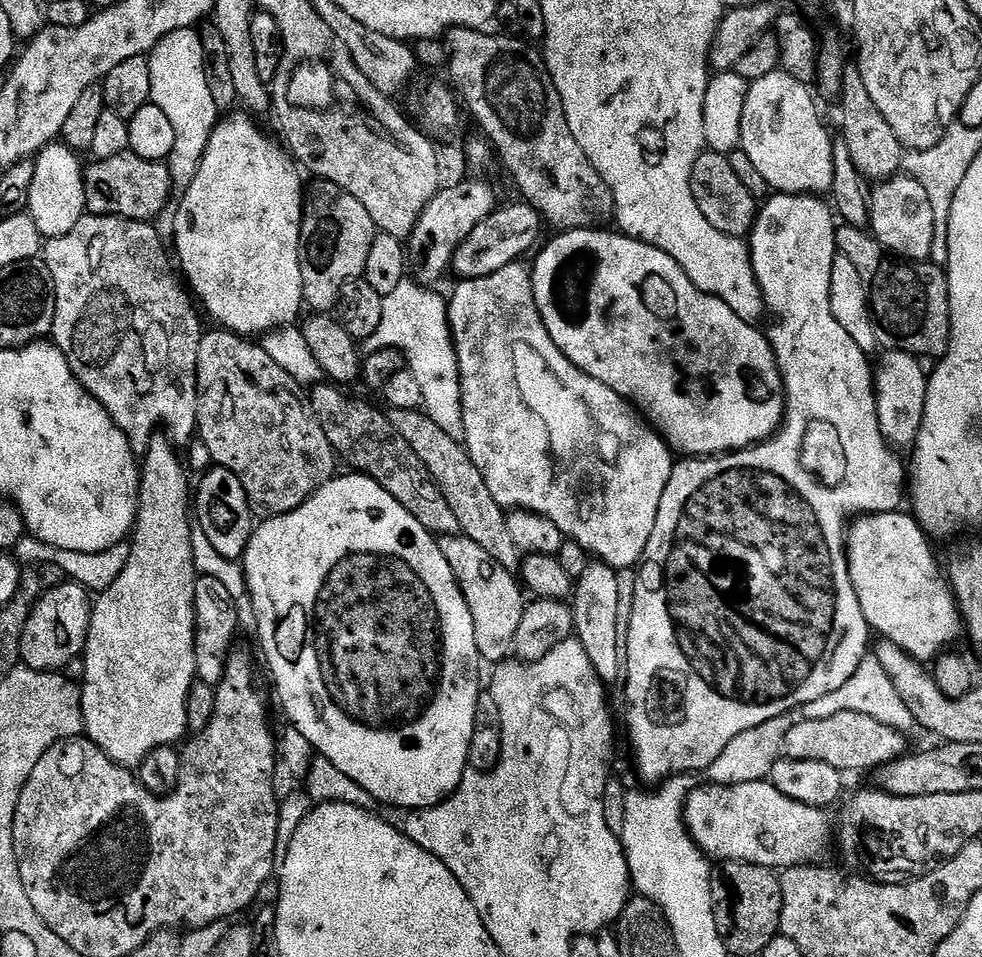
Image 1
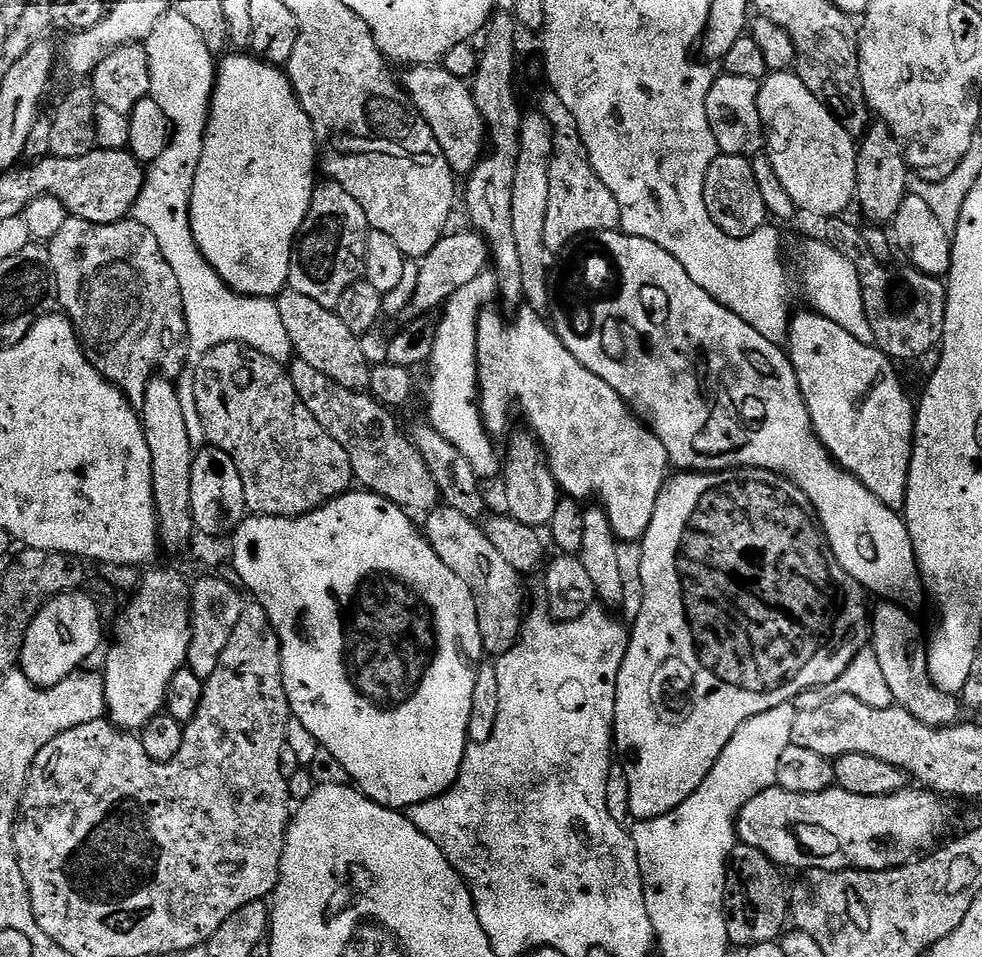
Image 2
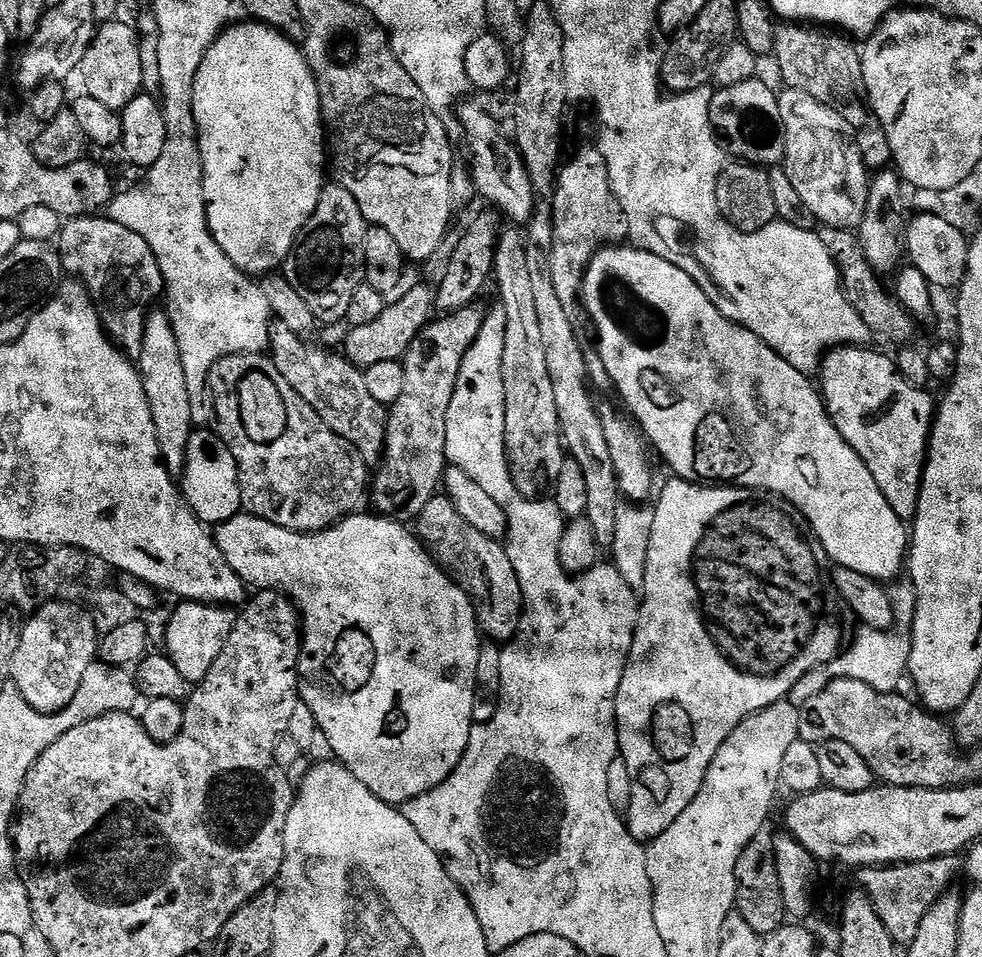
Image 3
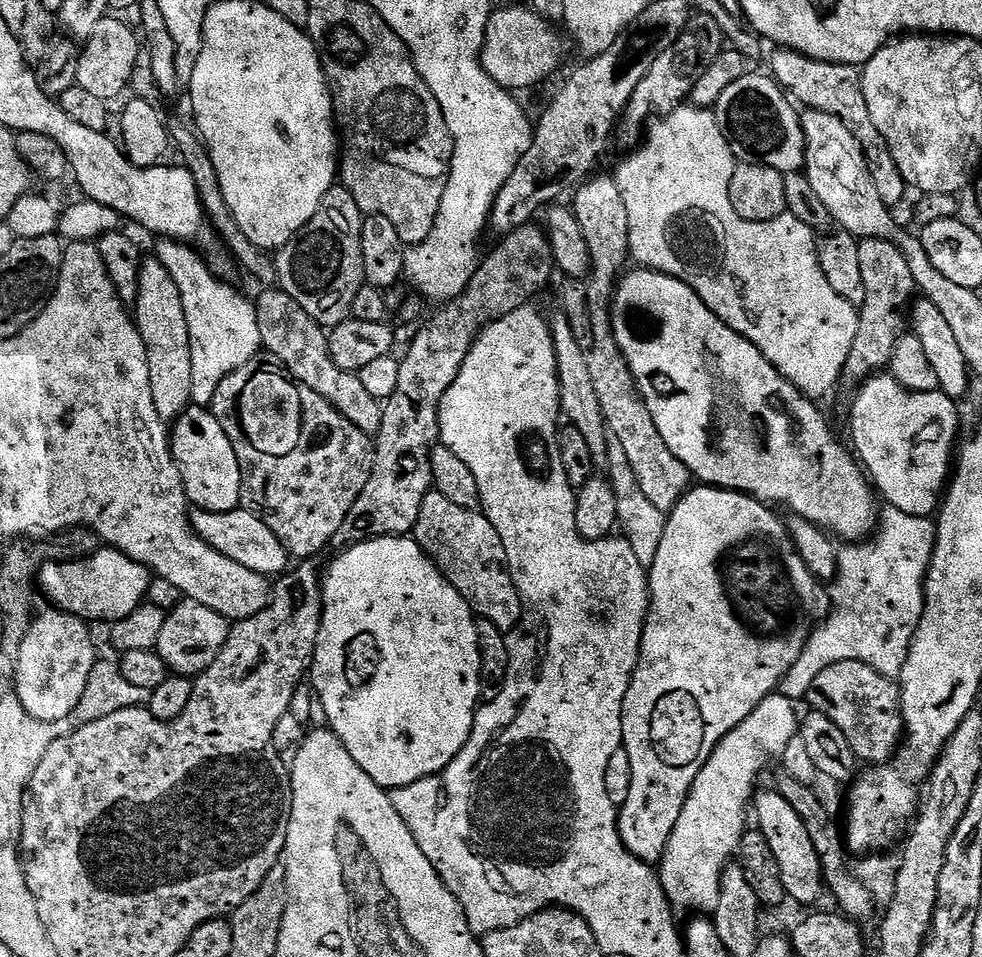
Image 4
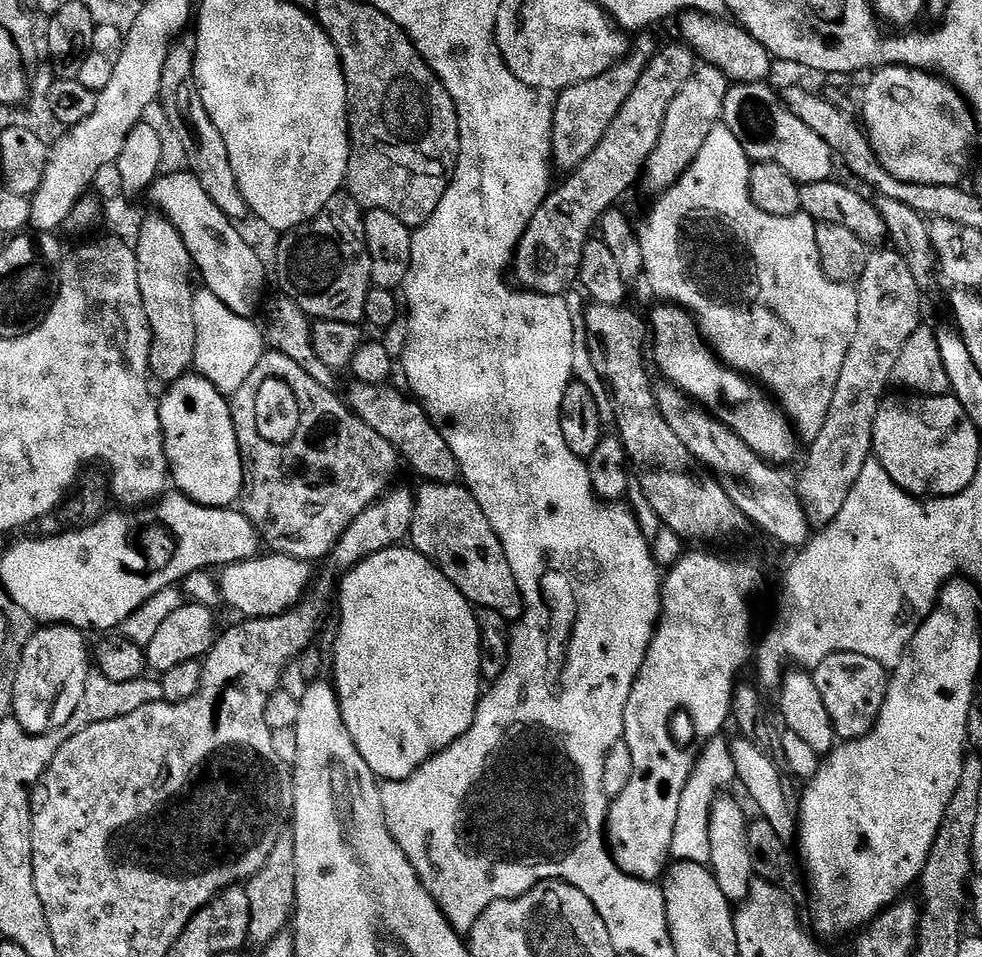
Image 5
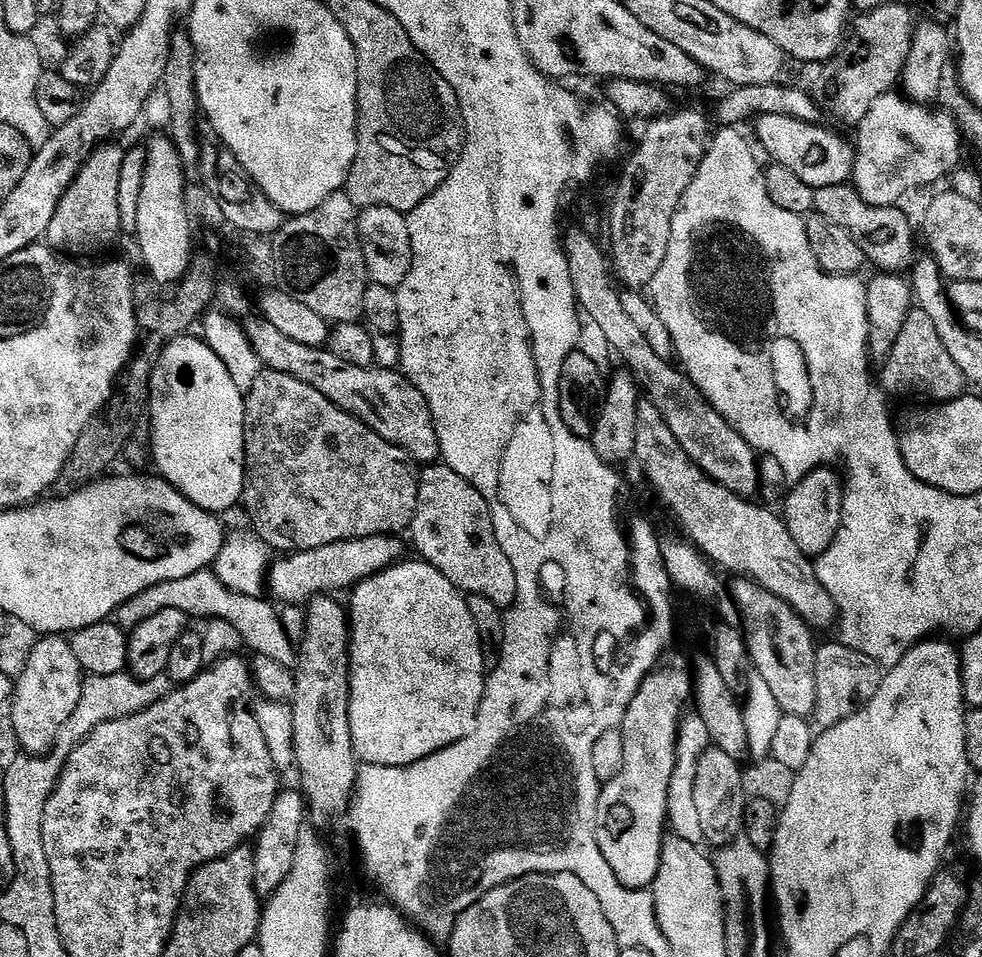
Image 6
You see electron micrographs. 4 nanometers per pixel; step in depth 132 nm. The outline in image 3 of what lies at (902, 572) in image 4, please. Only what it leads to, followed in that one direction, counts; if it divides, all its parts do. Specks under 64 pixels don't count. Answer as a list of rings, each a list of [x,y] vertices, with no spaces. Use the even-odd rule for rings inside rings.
[[[896,582],[888,588],[888,597],[892,608],[896,612],[894,630],[860,630],[852,640],[852,648],[845,647],[836,659],[828,664],[818,666],[794,686],[790,700],[799,706],[806,702],[806,698],[814,698],[821,690],[826,690],[830,682],[838,678],[854,678],[858,682],[866,682],[866,686],[874,686],[879,692],[896,692],[899,684],[908,676],[908,659],[912,649],[912,616],[916,613],[916,589],[911,583]]]

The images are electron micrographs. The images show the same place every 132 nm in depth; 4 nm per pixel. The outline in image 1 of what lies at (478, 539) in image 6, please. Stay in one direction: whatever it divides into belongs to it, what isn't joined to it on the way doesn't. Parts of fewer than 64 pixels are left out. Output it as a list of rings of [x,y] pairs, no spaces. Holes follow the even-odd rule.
[[[462,534],[439,537],[439,542],[442,558],[450,562],[450,570],[454,570],[454,578],[470,606],[474,618],[474,642],[478,642],[481,661],[488,663],[489,660],[492,666],[507,661],[526,607],[526,592],[521,581],[494,562],[478,542],[470,542],[470,538]]]

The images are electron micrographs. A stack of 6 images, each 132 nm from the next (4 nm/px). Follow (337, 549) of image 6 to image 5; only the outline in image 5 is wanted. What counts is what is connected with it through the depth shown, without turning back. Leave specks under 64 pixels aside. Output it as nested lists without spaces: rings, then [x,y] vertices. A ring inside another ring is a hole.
[[[258,554],[253,560],[229,564],[219,573],[220,598],[244,618],[281,616],[300,603],[314,580],[313,565],[307,560],[295,560],[292,556]]]

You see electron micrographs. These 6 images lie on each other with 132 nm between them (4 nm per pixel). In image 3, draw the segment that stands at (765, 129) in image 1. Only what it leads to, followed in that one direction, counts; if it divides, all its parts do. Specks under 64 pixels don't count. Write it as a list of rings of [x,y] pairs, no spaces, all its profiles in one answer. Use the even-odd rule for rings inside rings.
[[[785,87],[783,91],[778,95],[778,114],[784,133],[782,166],[786,174],[790,174],[790,186],[798,190],[798,198],[806,202],[806,210],[810,210],[810,214],[814,214],[814,218],[821,225],[829,228],[855,229],[862,222],[862,214],[866,214],[870,179],[870,170],[862,162],[862,154],[856,145],[856,135],[846,122],[846,118],[838,114],[838,110],[818,102],[818,98],[810,98],[810,94],[802,90]]]

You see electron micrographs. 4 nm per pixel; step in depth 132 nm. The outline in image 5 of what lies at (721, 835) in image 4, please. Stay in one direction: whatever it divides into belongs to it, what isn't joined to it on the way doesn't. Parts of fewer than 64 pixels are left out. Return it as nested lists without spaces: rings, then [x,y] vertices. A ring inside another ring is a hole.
[[[721,734],[710,738],[706,746],[700,750],[696,758],[696,765],[686,782],[686,790],[682,790],[682,799],[678,802],[678,822],[674,822],[674,838],[672,839],[672,850],[670,853],[673,861],[694,862],[695,864],[710,865],[710,814],[712,813],[712,804],[716,797],[721,795],[736,780],[736,771],[734,770],[734,758],[732,757],[732,746],[727,735]]]

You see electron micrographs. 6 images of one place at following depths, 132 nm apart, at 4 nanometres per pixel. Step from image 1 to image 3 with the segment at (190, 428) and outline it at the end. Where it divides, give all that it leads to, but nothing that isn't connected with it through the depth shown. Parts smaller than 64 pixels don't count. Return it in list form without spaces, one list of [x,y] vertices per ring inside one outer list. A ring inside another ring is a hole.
[[[107,215],[77,216],[69,219],[61,227],[58,237],[58,251],[60,262],[69,277],[78,278],[79,283],[87,287],[88,293],[100,307],[100,320],[104,324],[105,333],[129,357],[139,357],[142,350],[144,327],[148,321],[148,314],[156,299],[165,295],[164,275],[158,266],[158,258],[150,246],[146,246],[146,238],[142,234],[134,234],[134,230],[126,230],[126,226],[118,226],[118,222],[109,220]]]

